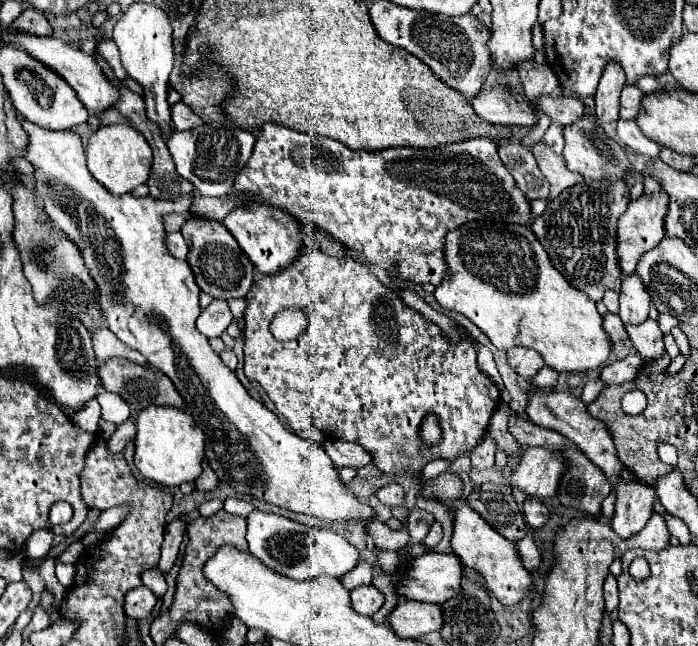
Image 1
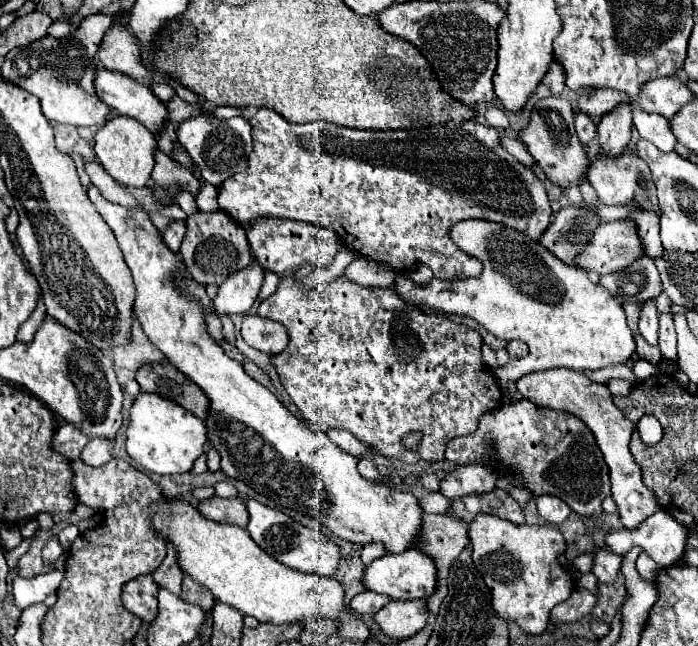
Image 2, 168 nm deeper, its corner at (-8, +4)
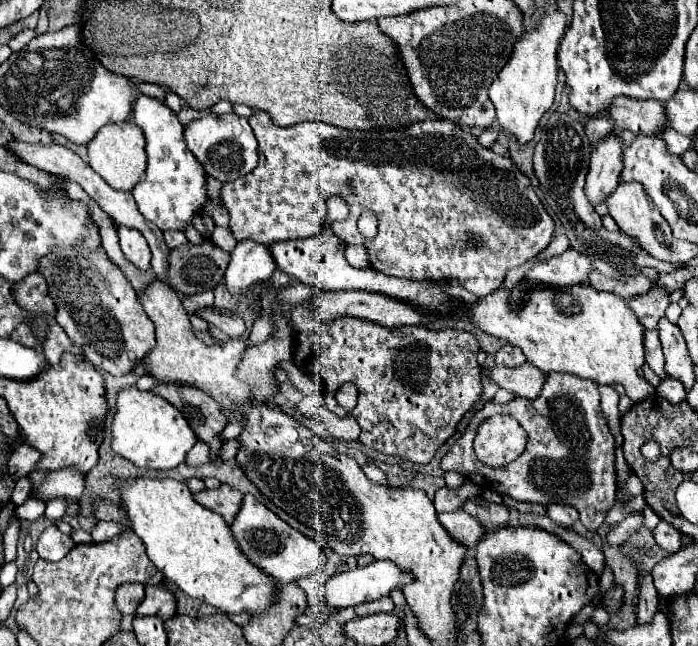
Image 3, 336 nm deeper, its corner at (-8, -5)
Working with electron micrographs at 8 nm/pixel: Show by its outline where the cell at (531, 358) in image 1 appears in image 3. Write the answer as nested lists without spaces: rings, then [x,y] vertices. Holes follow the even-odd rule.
[[[504,345],[498,353],[496,353],[496,363],[498,365],[506,365],[506,367],[518,367],[526,361],[524,353],[520,347],[514,345]]]

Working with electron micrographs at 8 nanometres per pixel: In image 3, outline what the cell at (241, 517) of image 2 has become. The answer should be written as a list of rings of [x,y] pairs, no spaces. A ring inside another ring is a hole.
[[[222,483],[216,489],[204,489],[194,493],[194,499],[202,505],[208,507],[210,511],[216,511],[218,515],[224,517],[224,521],[228,525],[232,525],[238,509],[240,509],[240,501],[242,501],[242,493],[226,483]]]

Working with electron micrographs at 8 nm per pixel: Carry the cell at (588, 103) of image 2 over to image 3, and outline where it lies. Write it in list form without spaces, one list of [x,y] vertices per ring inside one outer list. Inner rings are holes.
[[[618,97],[612,103],[610,117],[616,129],[630,129],[638,135],[656,135],[668,127],[666,111],[660,101],[632,101],[628,97]]]

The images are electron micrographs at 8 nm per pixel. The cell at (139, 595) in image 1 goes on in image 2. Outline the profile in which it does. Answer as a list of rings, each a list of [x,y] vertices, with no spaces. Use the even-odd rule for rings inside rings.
[[[138,576],[122,588],[124,606],[146,624],[158,618],[158,586],[152,576]]]

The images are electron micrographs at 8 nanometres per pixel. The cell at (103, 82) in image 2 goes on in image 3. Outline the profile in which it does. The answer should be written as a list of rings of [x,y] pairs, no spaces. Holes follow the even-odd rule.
[[[140,95],[134,103],[132,119],[144,131],[146,153],[148,153],[146,173],[142,175],[138,185],[132,189],[138,209],[148,221],[162,227],[162,231],[164,229],[186,231],[186,227],[192,227],[194,215],[208,201],[206,171],[196,161],[194,153],[188,151],[184,137],[182,137],[182,125],[178,117],[162,101]]]

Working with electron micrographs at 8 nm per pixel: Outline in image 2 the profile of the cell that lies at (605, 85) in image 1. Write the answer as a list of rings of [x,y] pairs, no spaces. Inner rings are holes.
[[[628,102],[618,104],[614,110],[602,116],[598,122],[598,142],[606,154],[618,156],[630,142],[632,128],[632,106]]]

